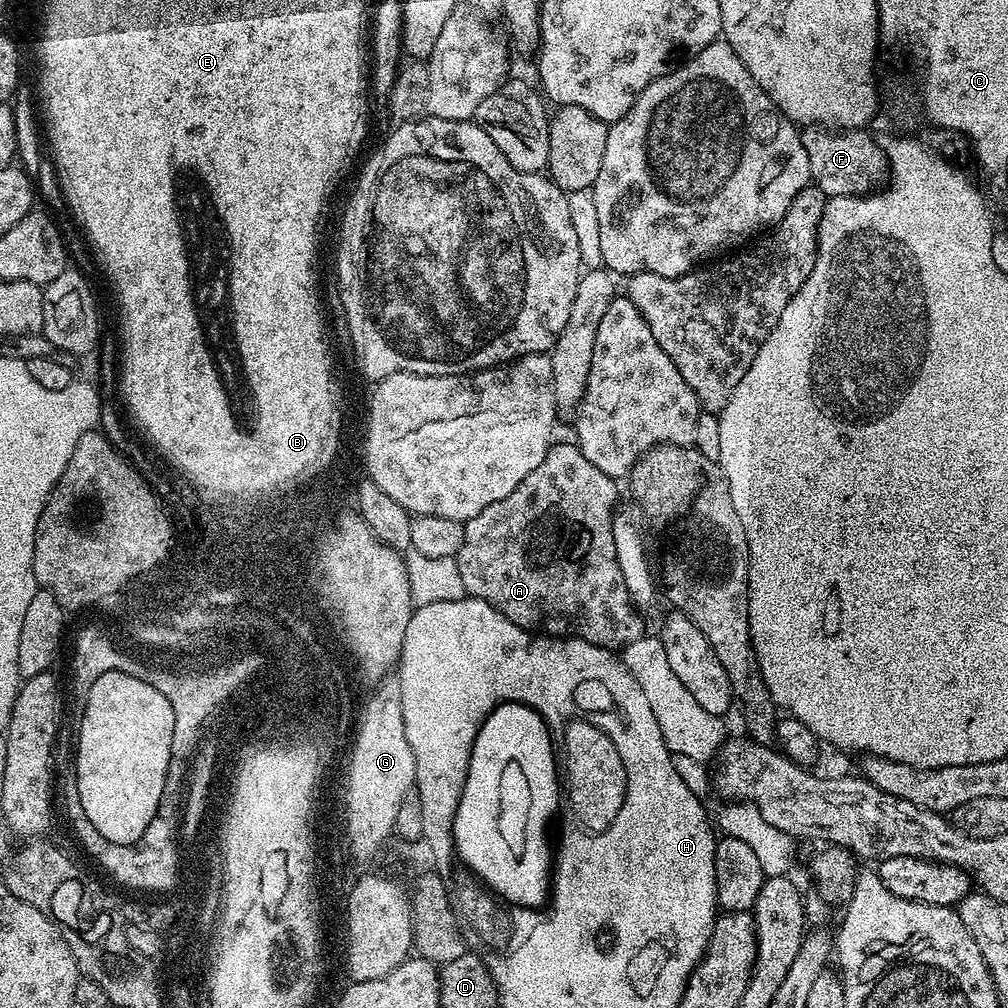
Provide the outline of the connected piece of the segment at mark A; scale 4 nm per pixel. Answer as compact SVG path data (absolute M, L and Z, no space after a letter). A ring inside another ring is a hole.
M553 443L548 449L546 458L542 458L541 464L535 470L530 470L530 474L526 474L526 478L522 478L522 482L518 482L518 486L510 490L510 494L506 494L506 498L498 498L498 502L490 502L490 506L486 506L482 514L474 514L474 518L463 521L462 550L458 550L455 558L458 562L458 571L462 574L462 586L465 593L473 600L484 600L490 606L494 606L494 610L510 618L510 622L514 622L519 628L525 628L527 632L533 634L585 640L594 646L609 650L622 650L630 642L638 642L638 638L646 635L644 620L640 617L643 615L632 603L632 596L626 590L626 582L622 578L622 570L618 566L618 558L614 550L612 518L618 508L616 484L617 481L613 477L602 474L602 470L598 470L598 466L594 466L592 462L586 462L586 458L580 453L575 443Z

